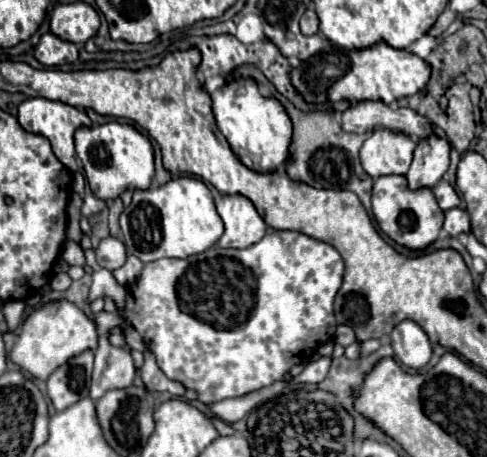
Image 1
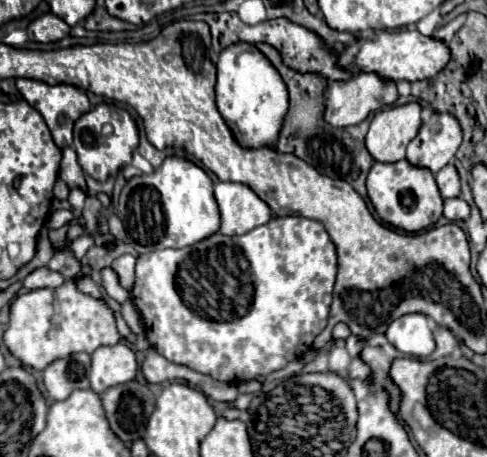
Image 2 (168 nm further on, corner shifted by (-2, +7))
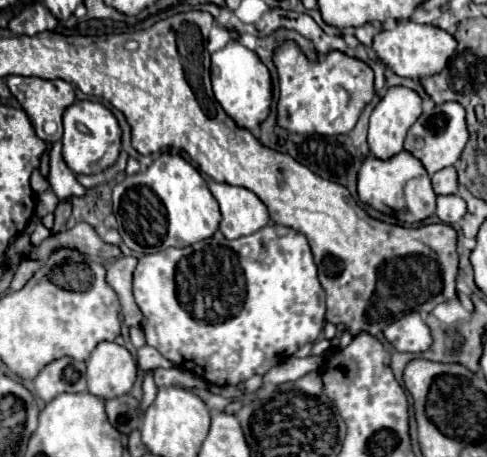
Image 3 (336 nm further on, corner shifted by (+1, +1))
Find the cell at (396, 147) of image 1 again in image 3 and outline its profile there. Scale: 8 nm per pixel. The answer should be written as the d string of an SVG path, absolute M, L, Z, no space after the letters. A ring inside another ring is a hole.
M389 88L387 96L375 106L371 118L369 118L369 150L371 156L379 158L379 160L389 160L395 154L399 154L403 150L403 142L407 136L407 130L413 126L413 122L421 116L421 98L417 92L409 90L409 88Z

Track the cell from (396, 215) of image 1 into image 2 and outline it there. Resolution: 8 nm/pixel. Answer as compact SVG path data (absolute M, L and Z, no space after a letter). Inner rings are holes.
M398 160L392 164L374 162L366 178L366 188L368 188L368 198L376 208L378 216L384 222L398 226L406 232L420 232L432 226L442 216L444 202L434 182L434 174L428 172L428 168L412 168L408 160Z

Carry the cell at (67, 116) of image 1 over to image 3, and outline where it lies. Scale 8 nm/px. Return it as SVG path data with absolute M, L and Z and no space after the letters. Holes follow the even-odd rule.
M9 76L7 86L11 94L19 100L23 110L29 114L37 136L49 144L61 140L61 116L75 102L73 86L65 80L43 80L25 76ZM45 120L55 120L59 124L59 130L53 136L45 134Z

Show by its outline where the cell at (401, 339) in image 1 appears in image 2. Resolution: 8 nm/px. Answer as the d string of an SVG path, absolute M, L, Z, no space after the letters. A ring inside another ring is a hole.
M404 314L386 330L388 342L402 354L426 358L434 352L434 338L424 314Z

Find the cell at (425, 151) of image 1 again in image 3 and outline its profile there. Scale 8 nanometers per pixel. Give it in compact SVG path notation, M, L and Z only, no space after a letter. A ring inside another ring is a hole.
M447 102L441 106L435 106L431 114L421 114L421 118L409 128L409 134L405 138L405 150L419 158L429 174L435 174L447 166L453 166L465 144L467 144L469 132L465 126L465 110L457 102Z

